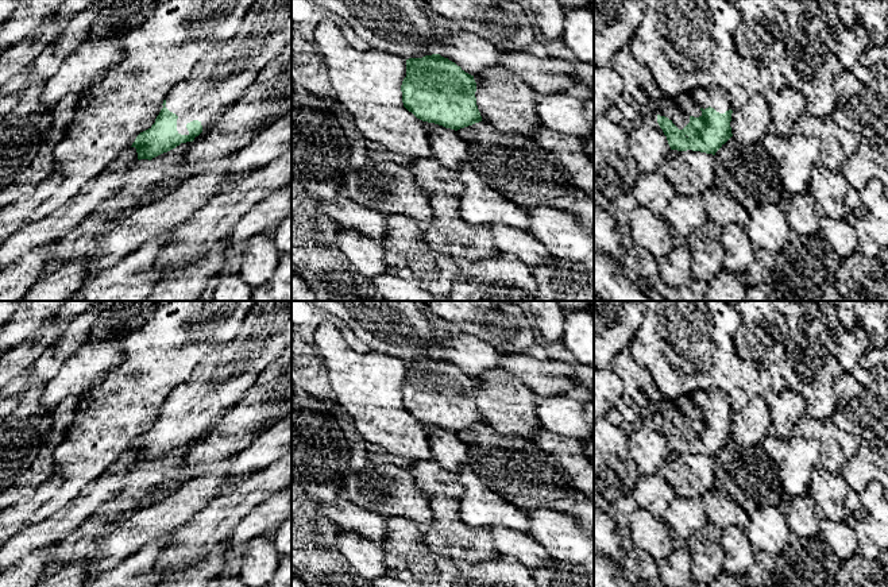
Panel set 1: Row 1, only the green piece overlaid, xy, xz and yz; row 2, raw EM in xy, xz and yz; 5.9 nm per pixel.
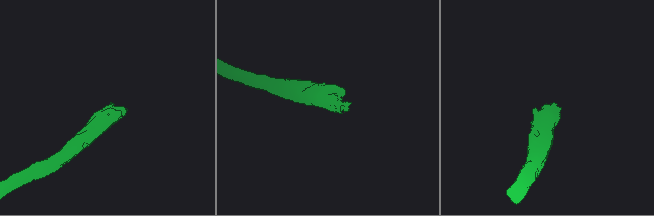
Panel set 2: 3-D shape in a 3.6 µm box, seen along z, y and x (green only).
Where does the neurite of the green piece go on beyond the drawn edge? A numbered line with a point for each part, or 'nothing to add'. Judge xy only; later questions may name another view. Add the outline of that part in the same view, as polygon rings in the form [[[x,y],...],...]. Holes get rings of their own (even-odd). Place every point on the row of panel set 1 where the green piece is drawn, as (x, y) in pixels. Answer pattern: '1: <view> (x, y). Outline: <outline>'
1: xy (228, 68). Outline: [[[256,0],[243,18],[236,34],[213,45],[196,63],[190,74],[177,84],[166,97],[166,108],[178,116],[177,131],[189,135],[186,124],[198,120],[202,131],[208,131],[221,120],[223,113],[229,109],[255,81],[260,70],[271,62],[292,40],[292,0]]]

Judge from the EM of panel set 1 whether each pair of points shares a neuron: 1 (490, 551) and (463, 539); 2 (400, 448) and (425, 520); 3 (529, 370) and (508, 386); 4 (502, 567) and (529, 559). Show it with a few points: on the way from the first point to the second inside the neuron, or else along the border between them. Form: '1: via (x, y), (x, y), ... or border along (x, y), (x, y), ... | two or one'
1: via (483, 549), (470, 544) | one
2: border along (401, 464), (406, 467) | two
3: border along (497, 367), (514, 374), (537, 396) | two
4: border along (501, 555), (516, 557), (531, 570) | two

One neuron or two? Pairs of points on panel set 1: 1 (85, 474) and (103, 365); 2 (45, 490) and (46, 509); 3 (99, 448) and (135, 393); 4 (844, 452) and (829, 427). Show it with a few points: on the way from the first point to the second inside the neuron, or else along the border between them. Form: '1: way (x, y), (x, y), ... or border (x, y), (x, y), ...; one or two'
1: border (123, 362), (99, 385), (80, 396); two
2: way (50, 495), (53, 498), (47, 504); one
3: way (103, 435), (105, 424), (123, 406); one
4: way (841, 445), (829, 433); one

